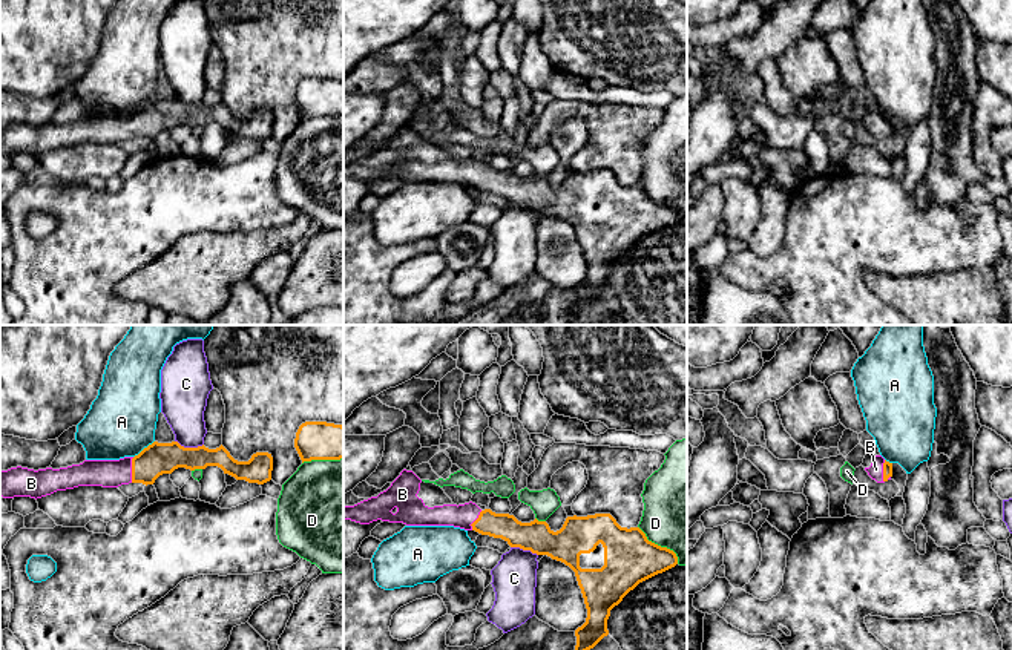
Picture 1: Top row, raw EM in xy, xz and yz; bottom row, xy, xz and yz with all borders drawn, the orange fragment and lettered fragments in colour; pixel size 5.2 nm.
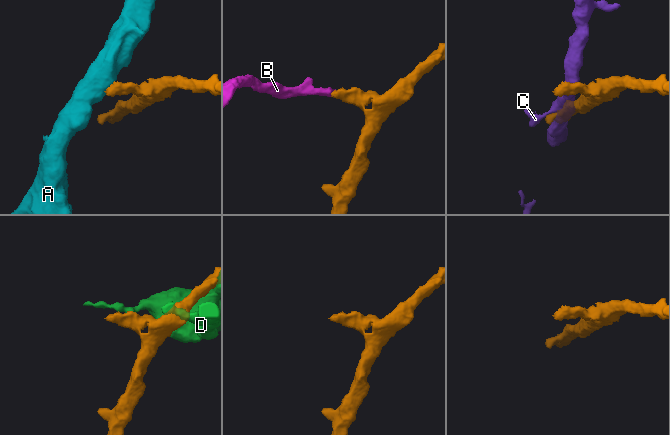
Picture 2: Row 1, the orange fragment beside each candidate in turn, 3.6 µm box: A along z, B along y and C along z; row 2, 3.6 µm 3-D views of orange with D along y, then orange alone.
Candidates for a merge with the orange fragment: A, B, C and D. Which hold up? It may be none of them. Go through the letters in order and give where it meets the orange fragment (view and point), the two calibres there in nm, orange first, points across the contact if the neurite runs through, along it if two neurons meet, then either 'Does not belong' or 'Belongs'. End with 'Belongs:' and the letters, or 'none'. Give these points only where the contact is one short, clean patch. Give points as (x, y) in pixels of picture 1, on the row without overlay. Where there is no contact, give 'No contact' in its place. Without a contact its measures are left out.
A: Touches orange at xy (144, 105). Thickness 170 nm (orange) against 360 nm. Does not belong
B: Touches orange at xy (132, 126). Thickness 170 nm (orange) against 140 nm. Path across: xy (157, 115), (144, 124), (132, 126), (91, 129). Belongs
C: Touches orange at xy (189, 105). Thickness 170 nm (orange) against 240 nm. Does not belong
D: Touches orange at xz (660, 203). Thickness 280 nm (orange) against 440 nm. Does not belong
Belongs: B

